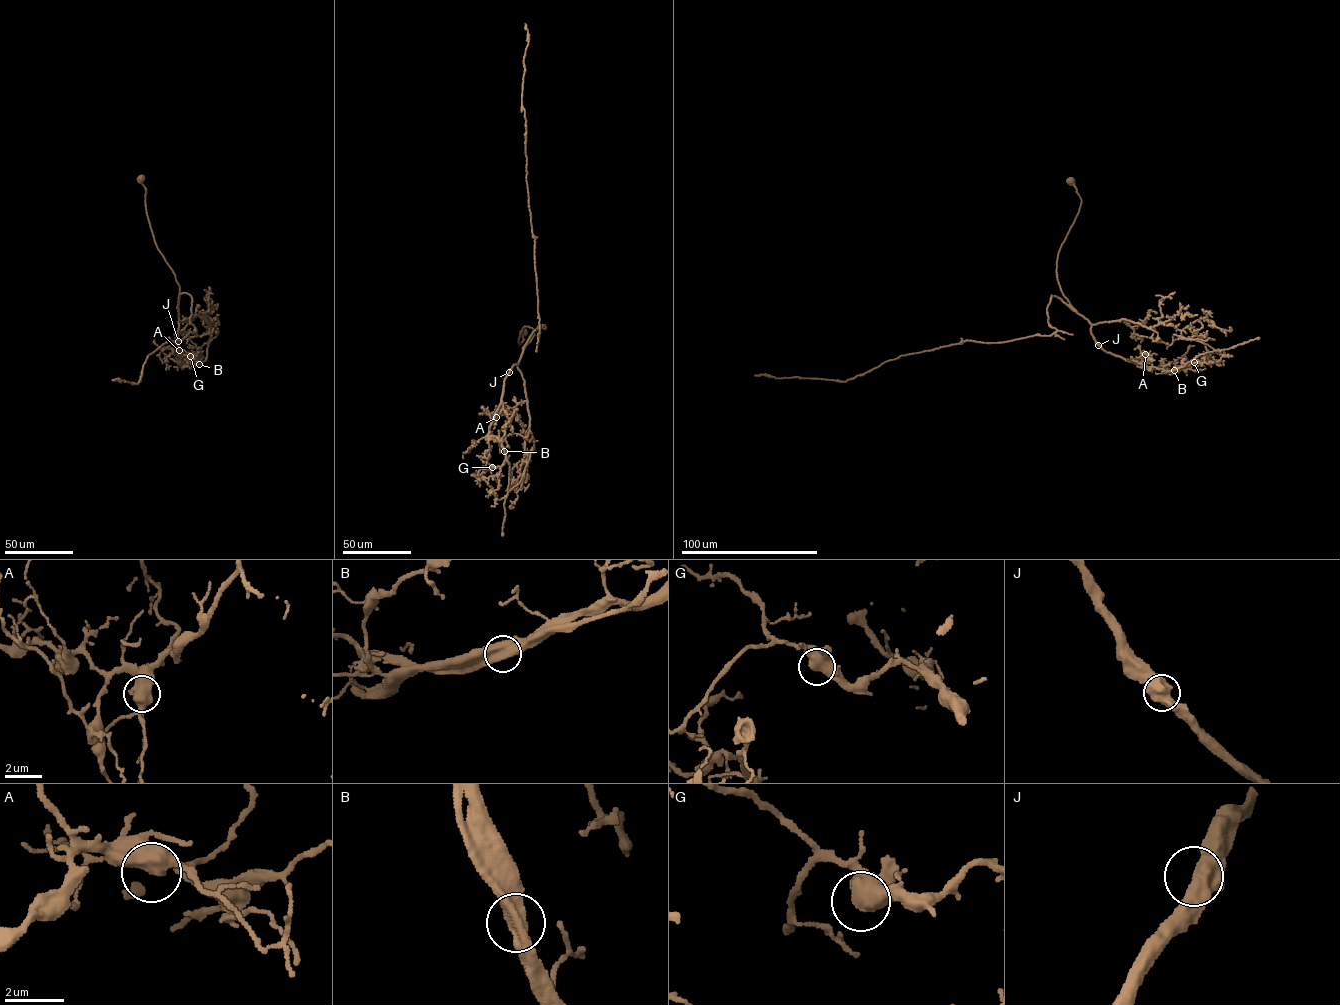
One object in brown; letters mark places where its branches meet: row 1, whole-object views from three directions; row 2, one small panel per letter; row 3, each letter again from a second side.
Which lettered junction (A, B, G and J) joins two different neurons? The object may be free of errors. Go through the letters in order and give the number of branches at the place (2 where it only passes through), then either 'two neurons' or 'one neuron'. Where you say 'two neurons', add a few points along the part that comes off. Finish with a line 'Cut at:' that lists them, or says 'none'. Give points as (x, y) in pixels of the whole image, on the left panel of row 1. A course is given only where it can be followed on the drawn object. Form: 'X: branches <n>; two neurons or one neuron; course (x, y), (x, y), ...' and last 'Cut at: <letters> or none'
A: branches 2; one neuron
B: branches 2; two neurons; course (199, 364), (207, 356), (210, 330)
G: branches 2; one neuron
J: branches 2; one neuron
Cut at: B

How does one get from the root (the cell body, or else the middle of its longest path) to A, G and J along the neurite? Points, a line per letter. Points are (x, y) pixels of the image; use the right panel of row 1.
A: (1070, 180), (1081, 202), (1059, 251), (1061, 291), (1087, 320), (1104, 350), (1127, 360), (1145, 354)
G: (1070, 180), (1081, 202), (1057, 261), (1063, 295), (1108, 352), (1143, 368), (1162, 367), (1164, 373), (1194, 362)
J: (1070, 180), (1081, 202), (1059, 251), (1056, 277), (1063, 295), (1091, 324), (1091, 333), (1098, 345)

